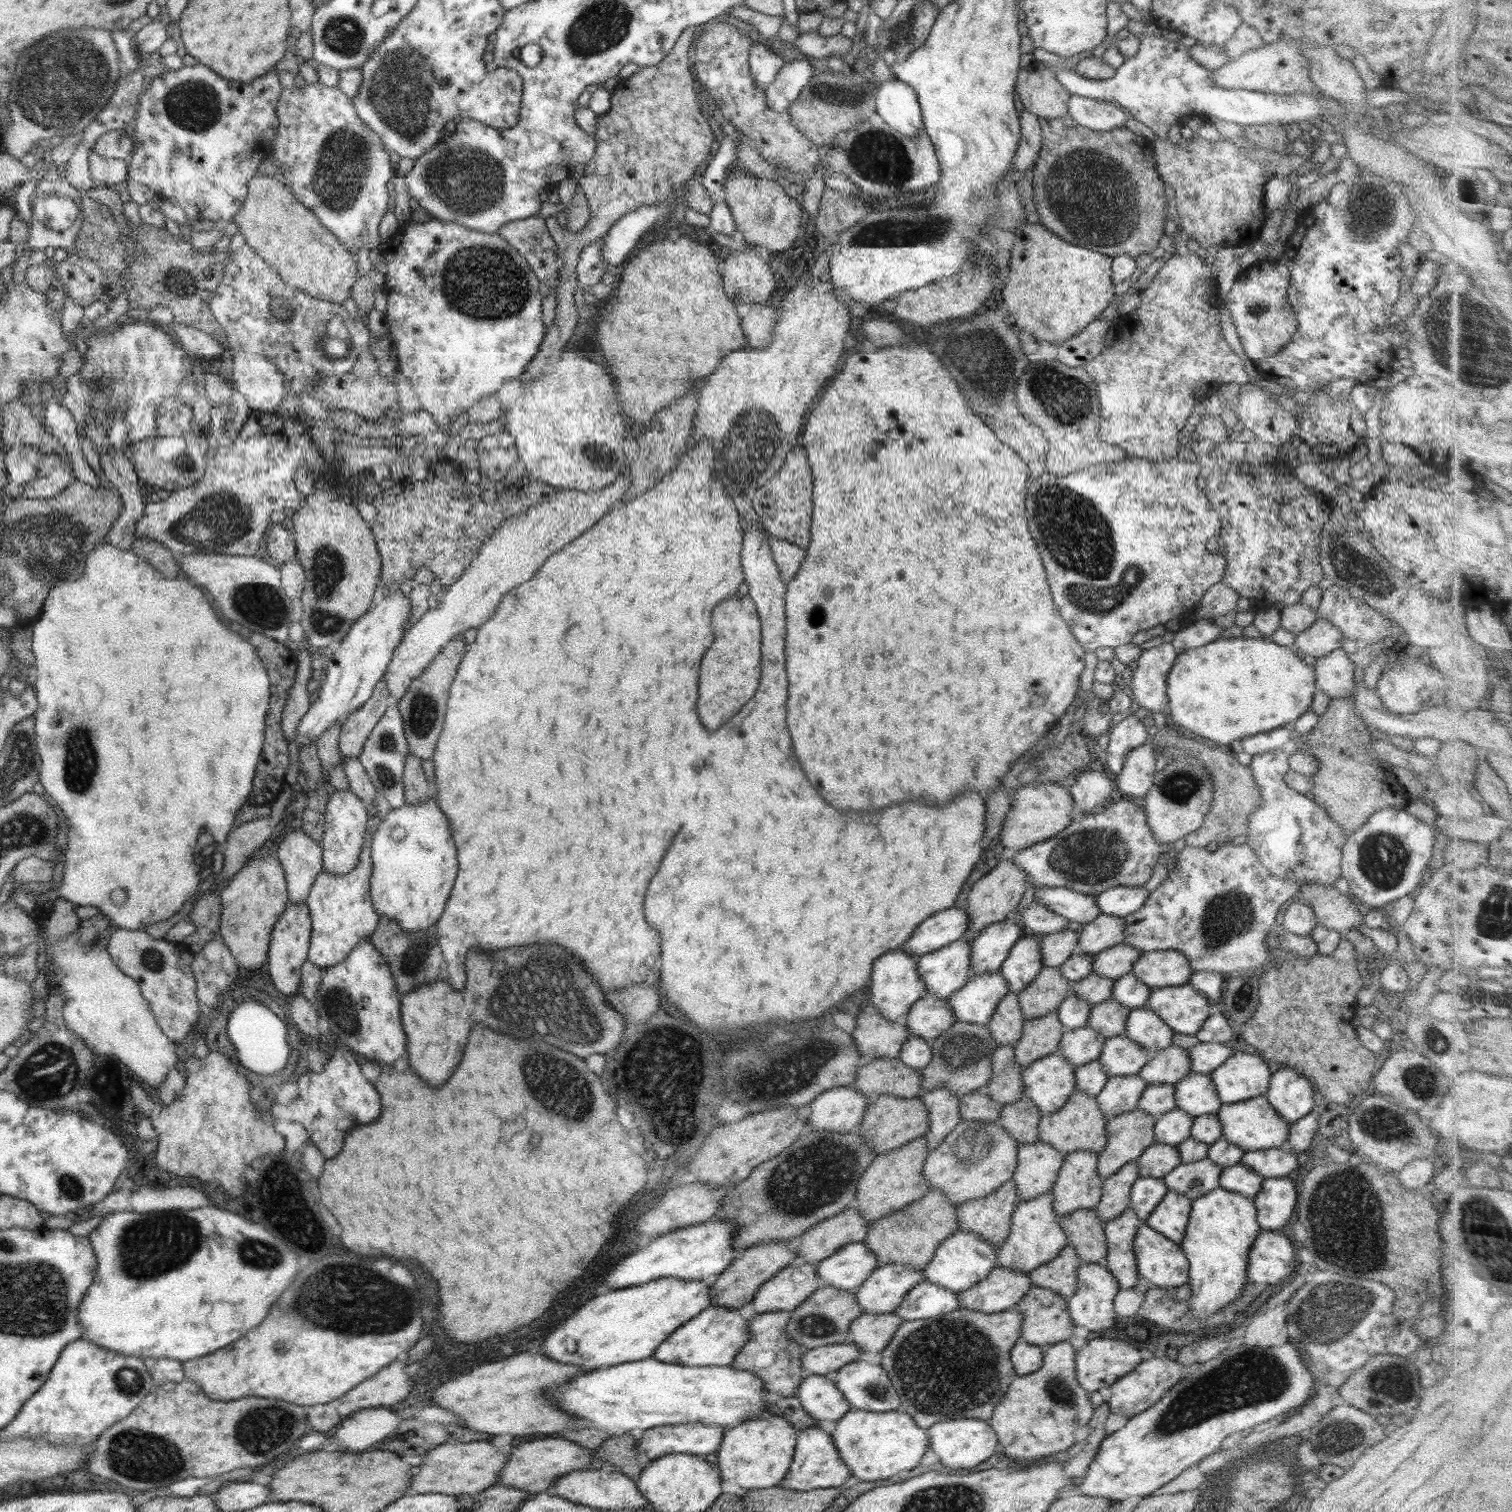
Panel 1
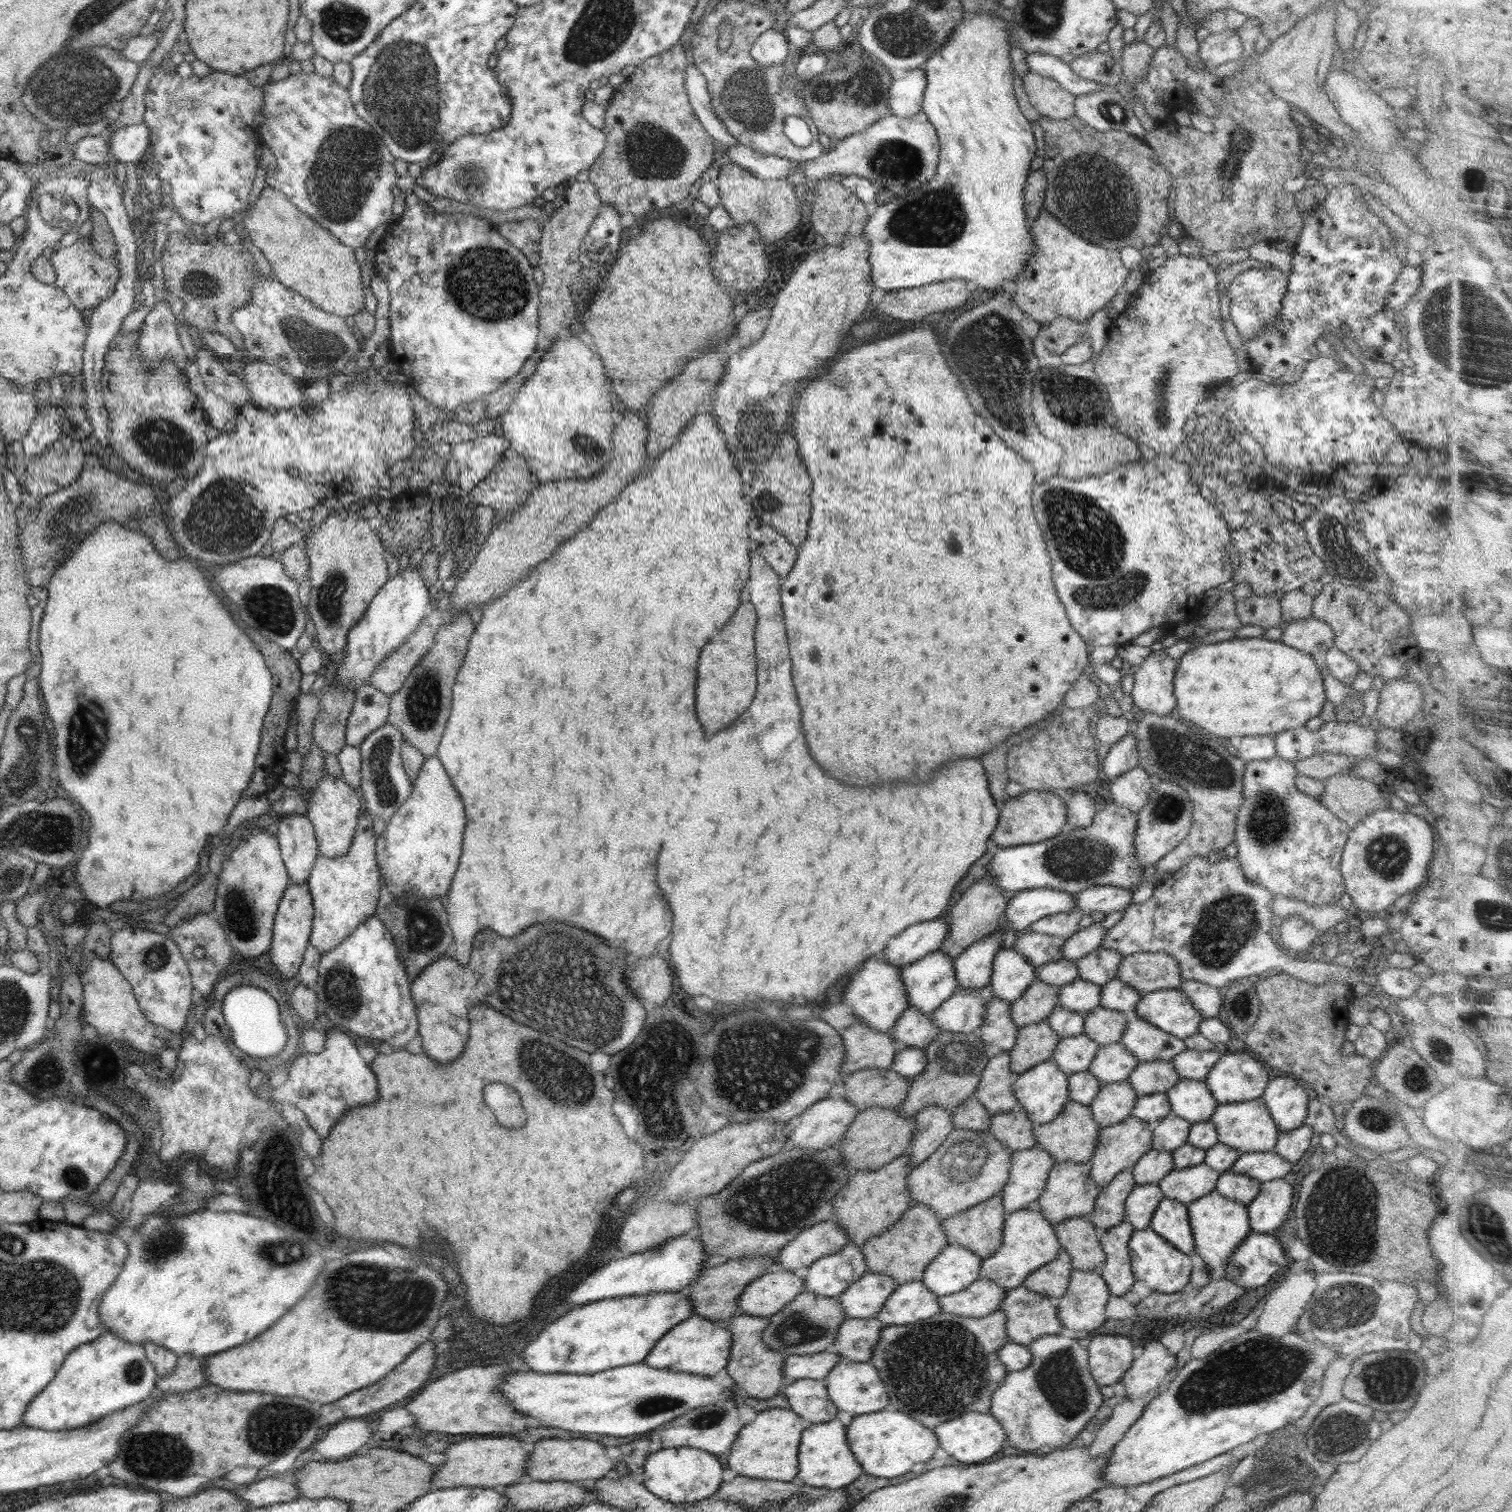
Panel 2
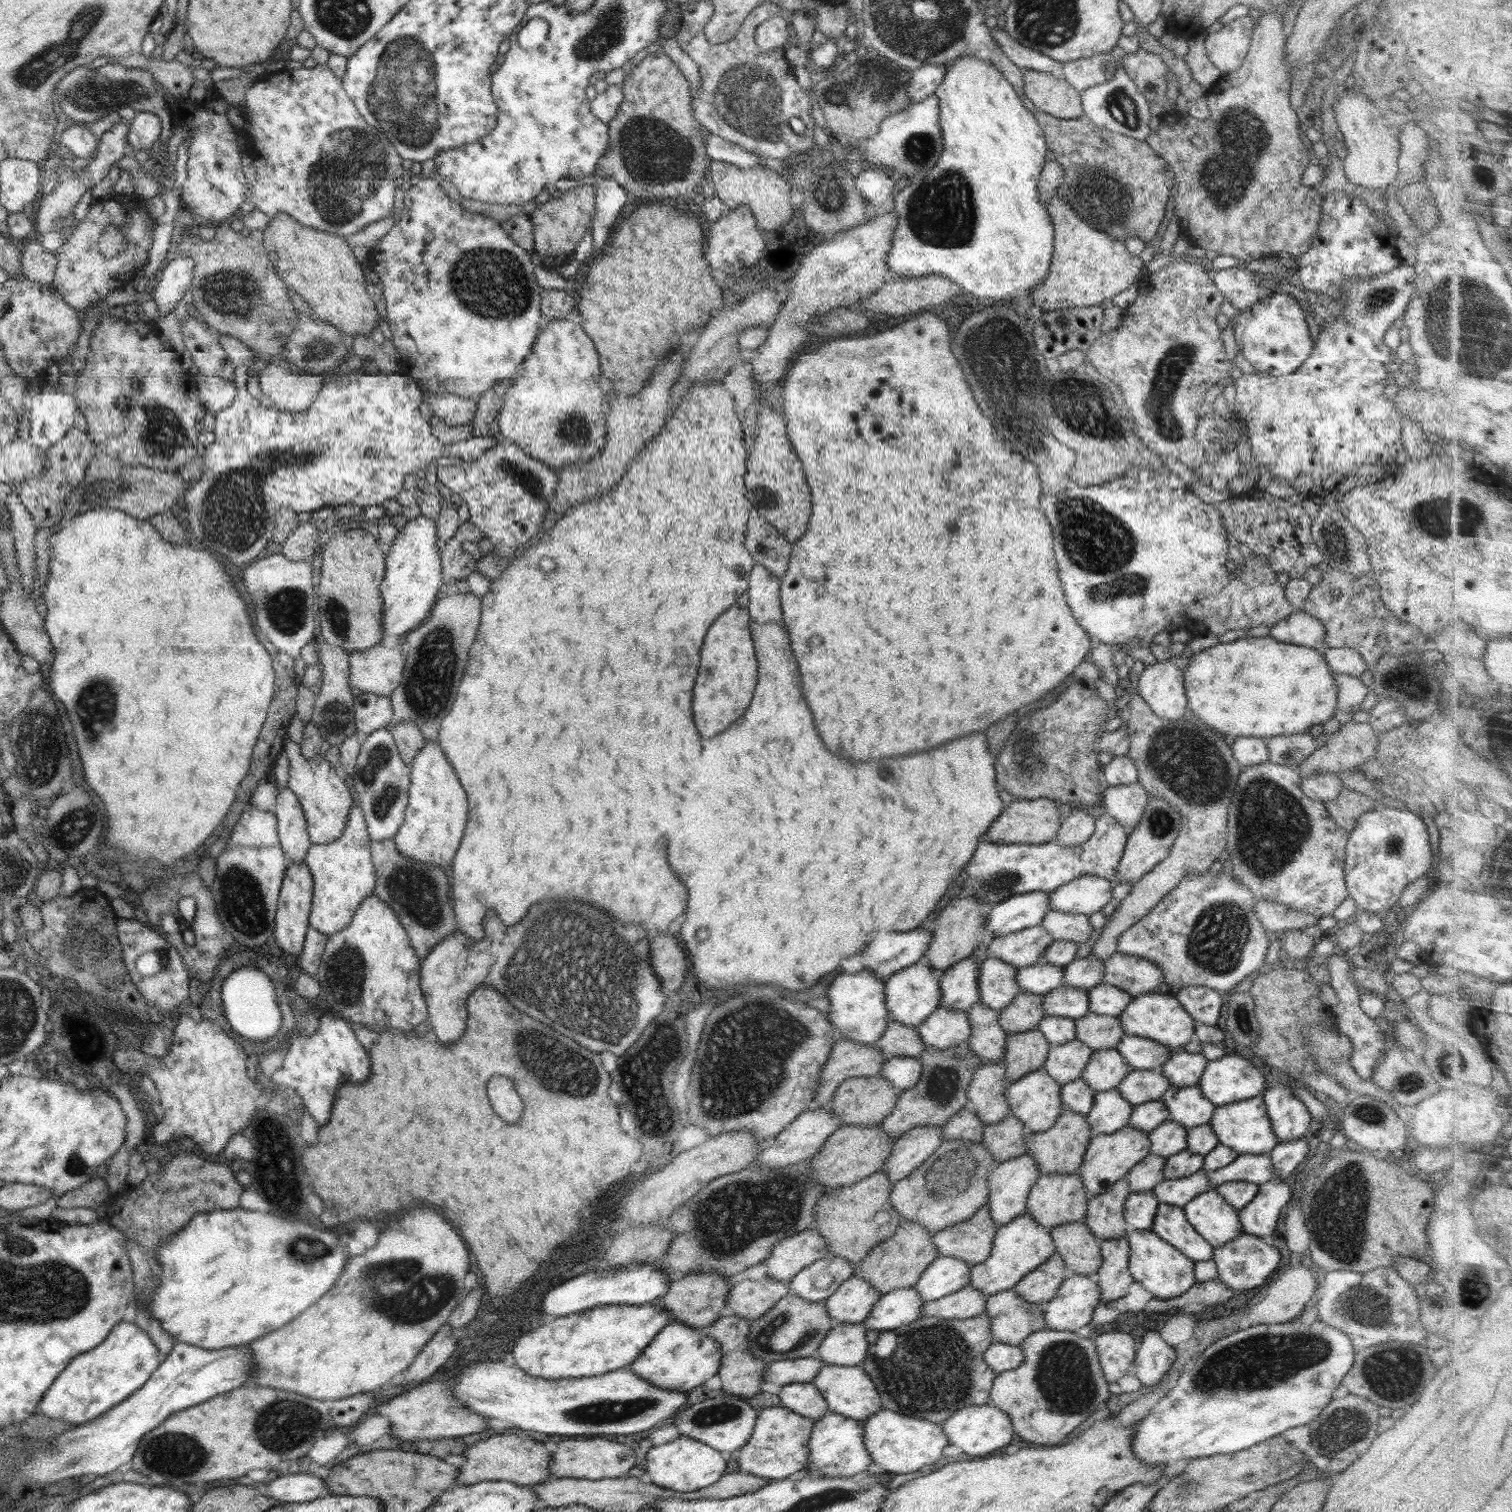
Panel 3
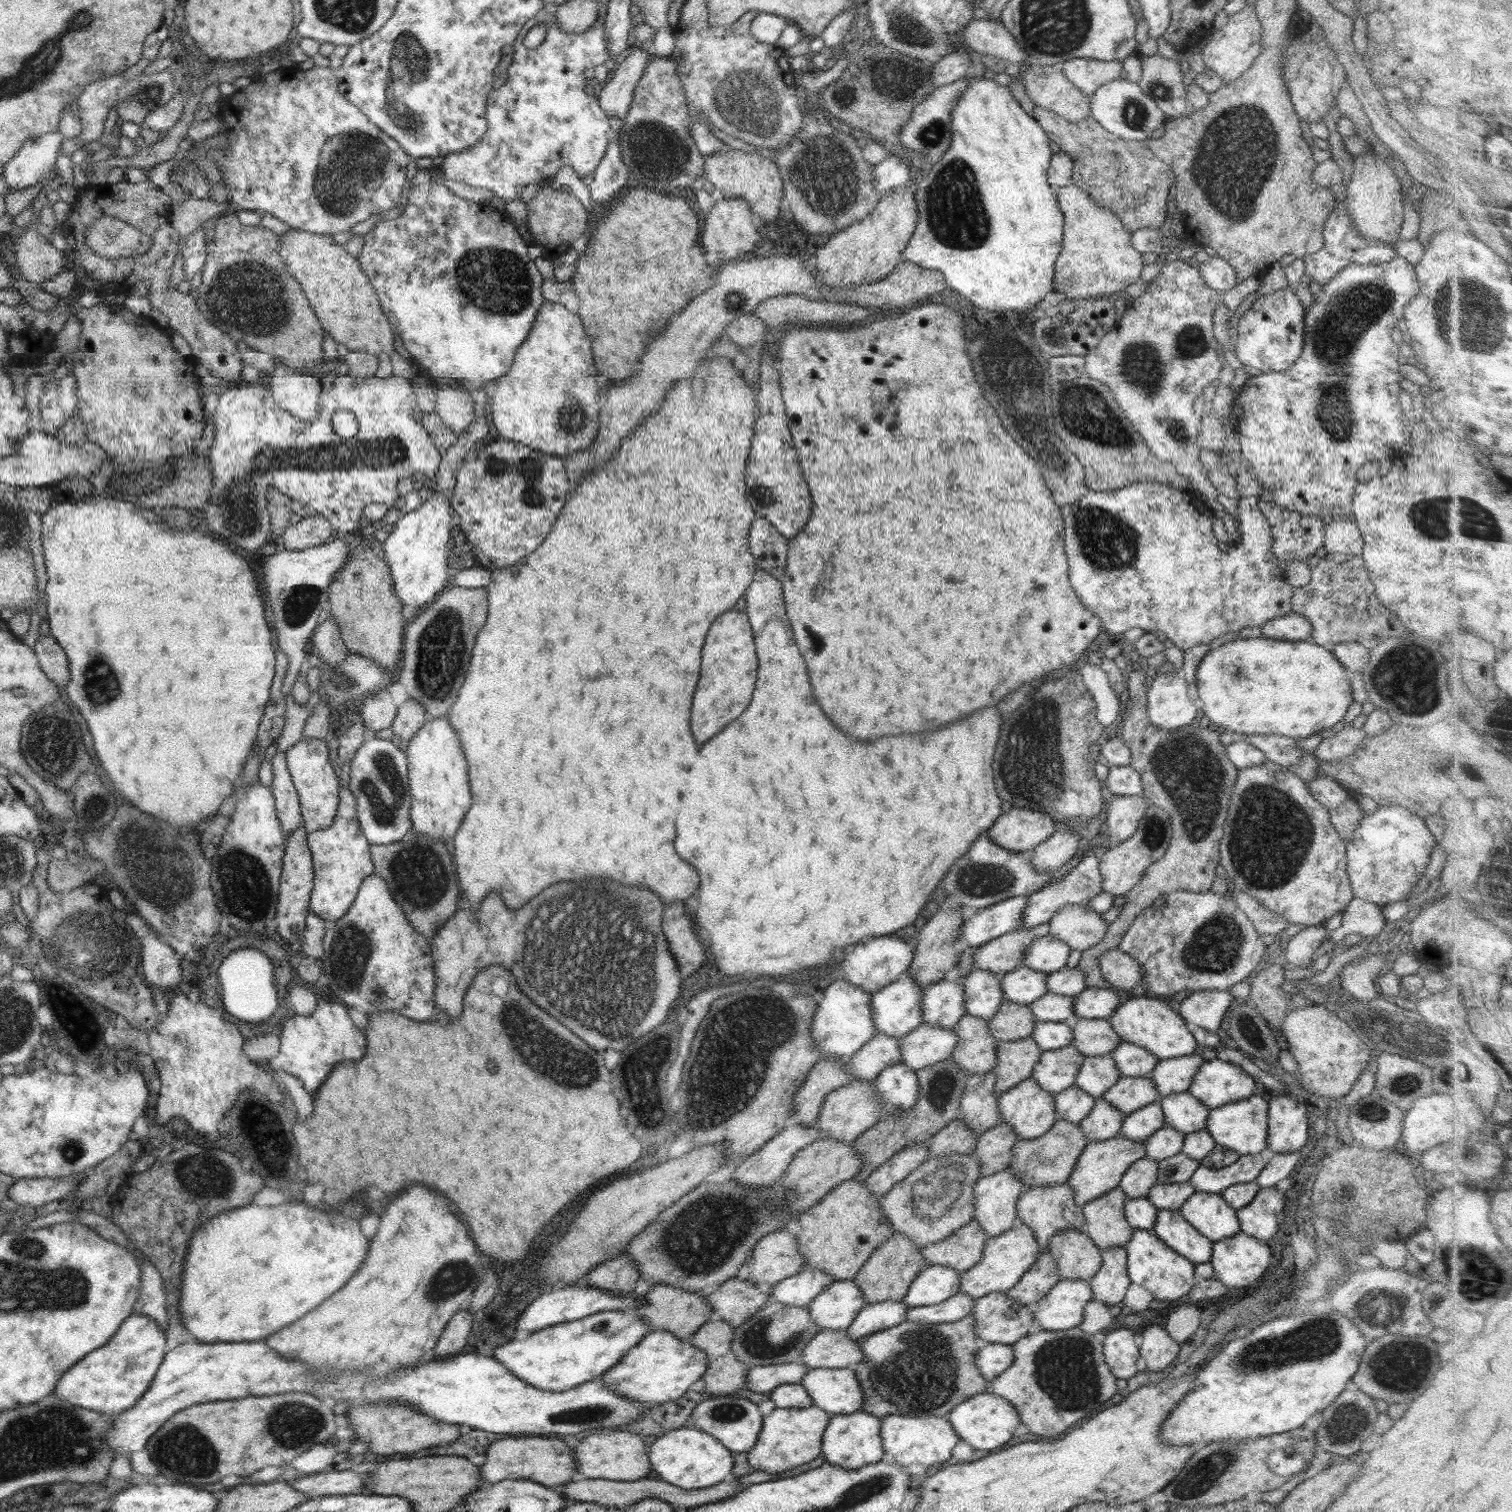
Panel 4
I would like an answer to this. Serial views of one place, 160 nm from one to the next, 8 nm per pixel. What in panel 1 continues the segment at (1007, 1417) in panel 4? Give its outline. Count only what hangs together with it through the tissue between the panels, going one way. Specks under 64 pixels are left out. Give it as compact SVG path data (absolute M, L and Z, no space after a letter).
M977 1419L946 1420L926 1429L930 1436L929 1448L948 1468L972 1468L988 1460L998 1446L998 1438L989 1422Z

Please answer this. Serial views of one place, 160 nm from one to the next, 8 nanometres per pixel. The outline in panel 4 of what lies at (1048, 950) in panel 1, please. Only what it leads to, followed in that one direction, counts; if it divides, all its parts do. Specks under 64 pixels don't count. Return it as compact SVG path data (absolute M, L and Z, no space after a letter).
M1049 924L1033 927L1032 930L1014 930L977 948L973 956L973 970L986 970L1001 977L1022 966L1022 957L1032 940L1049 934Z

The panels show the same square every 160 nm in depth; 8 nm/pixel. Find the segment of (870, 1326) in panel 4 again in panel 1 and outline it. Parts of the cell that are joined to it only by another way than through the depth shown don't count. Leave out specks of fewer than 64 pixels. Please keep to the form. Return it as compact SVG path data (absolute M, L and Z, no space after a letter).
M924 1280L912 1287L894 1313L904 1321L948 1314L960 1308L958 1295L957 1292Z

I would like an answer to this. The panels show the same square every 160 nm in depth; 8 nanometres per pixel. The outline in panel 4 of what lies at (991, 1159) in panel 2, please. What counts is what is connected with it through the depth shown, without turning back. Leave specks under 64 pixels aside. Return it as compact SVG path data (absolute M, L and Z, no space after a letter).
M973 1154L928 1158L878 1198L884 1220L919 1247L940 1242L974 1218L974 1185L980 1176L980 1163Z

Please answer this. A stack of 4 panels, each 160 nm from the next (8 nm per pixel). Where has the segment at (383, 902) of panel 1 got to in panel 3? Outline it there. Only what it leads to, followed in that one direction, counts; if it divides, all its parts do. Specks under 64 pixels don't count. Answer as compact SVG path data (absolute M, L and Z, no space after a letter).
M425 742L411 762L409 799L404 813L404 822L393 836L397 851L407 858L433 864L450 872L452 858L464 836L468 822L466 791L458 780L452 764L437 743Z

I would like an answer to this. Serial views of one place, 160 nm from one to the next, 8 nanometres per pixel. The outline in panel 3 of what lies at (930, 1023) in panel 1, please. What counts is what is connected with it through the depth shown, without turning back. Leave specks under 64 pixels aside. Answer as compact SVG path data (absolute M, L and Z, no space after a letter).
M892 1020L887 1024L884 1034L877 1040L878 1052L886 1059L894 1056L904 1056L906 1058L918 1058L920 1052L925 1049L920 1035L915 1027L909 1027L901 1022Z

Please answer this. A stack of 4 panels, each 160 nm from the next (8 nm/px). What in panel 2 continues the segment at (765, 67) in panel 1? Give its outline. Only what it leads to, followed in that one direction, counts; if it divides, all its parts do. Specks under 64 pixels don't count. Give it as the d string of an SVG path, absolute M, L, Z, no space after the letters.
M783 26L765 31L751 48L752 58L762 66L772 66L782 64L788 59L793 51L793 47L788 42L788 38Z

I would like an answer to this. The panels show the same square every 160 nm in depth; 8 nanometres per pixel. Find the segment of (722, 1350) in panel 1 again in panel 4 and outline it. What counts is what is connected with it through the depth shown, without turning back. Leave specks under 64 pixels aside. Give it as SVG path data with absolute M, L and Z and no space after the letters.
M656 1329L646 1334L600 1379L615 1393L638 1401L642 1406L651 1407L680 1398L694 1382L702 1379L708 1365L707 1356L698 1347L693 1347L690 1339L683 1341L671 1332Z

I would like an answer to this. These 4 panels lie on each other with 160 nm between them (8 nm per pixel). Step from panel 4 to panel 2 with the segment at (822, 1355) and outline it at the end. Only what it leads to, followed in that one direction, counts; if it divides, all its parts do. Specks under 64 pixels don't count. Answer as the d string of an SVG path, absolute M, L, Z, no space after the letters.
M847 1317L838 1329L838 1336L833 1344L835 1352L841 1358L849 1358L851 1361L869 1362L884 1327L885 1324L877 1317L869 1319Z

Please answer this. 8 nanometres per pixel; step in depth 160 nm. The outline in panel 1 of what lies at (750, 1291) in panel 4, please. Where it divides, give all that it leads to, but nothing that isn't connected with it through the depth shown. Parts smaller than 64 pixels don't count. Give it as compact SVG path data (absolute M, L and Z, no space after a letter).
M798 1256L792 1264L760 1285L752 1306L758 1314L776 1311L790 1313L822 1285L812 1265Z

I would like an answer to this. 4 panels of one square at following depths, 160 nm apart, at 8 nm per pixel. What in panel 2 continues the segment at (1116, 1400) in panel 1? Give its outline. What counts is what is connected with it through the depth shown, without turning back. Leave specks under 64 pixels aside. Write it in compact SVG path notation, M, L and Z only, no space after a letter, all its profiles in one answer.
M1159 1340L1147 1342L1142 1355L1133 1360L1132 1366L1123 1374L1120 1380L1126 1387L1127 1398L1136 1400L1150 1391L1156 1390L1162 1384L1164 1378L1168 1376L1168 1372L1179 1364L1180 1357L1168 1352L1168 1349Z

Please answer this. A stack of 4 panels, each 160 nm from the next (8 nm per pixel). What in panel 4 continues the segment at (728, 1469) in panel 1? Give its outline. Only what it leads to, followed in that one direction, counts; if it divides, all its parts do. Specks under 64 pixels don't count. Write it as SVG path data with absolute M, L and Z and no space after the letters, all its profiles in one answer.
M815 1405L808 1408L776 1408L772 1414L763 1417L758 1441L747 1453L753 1471L778 1474L802 1466L818 1458L823 1451L822 1438L833 1416Z

